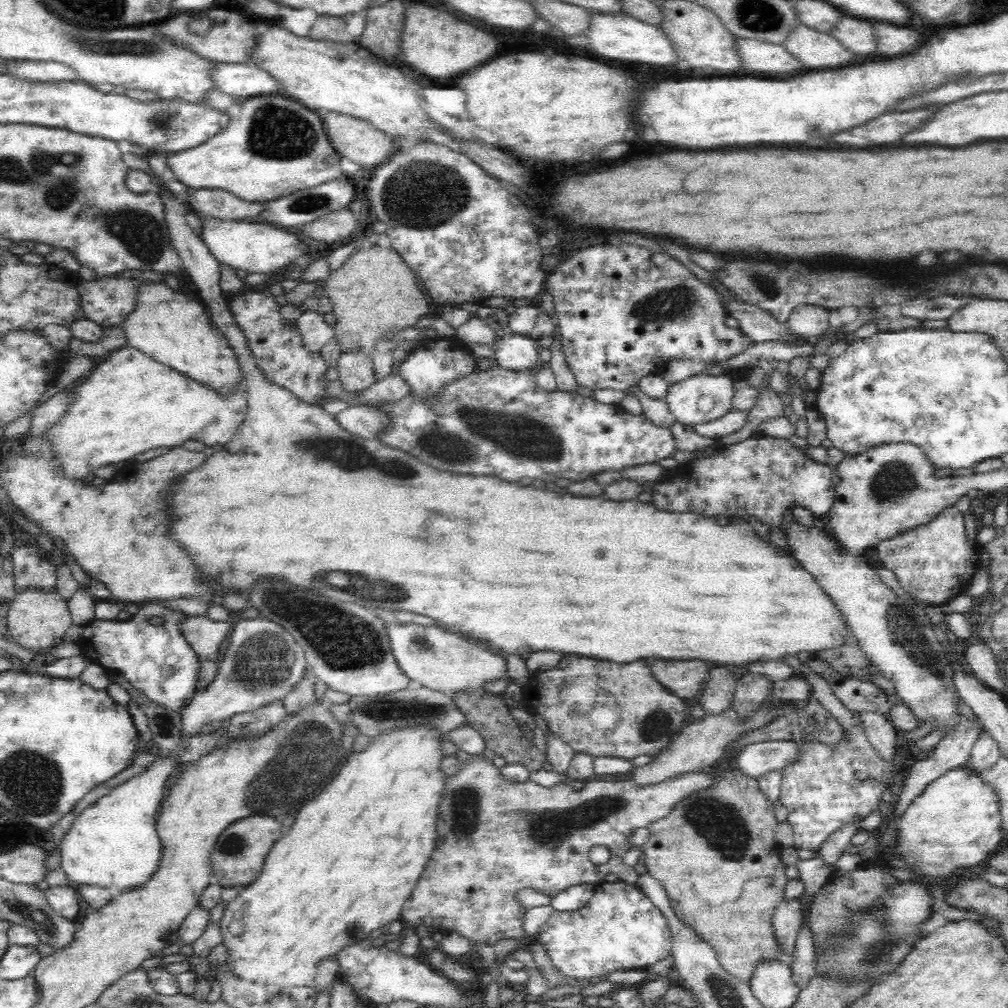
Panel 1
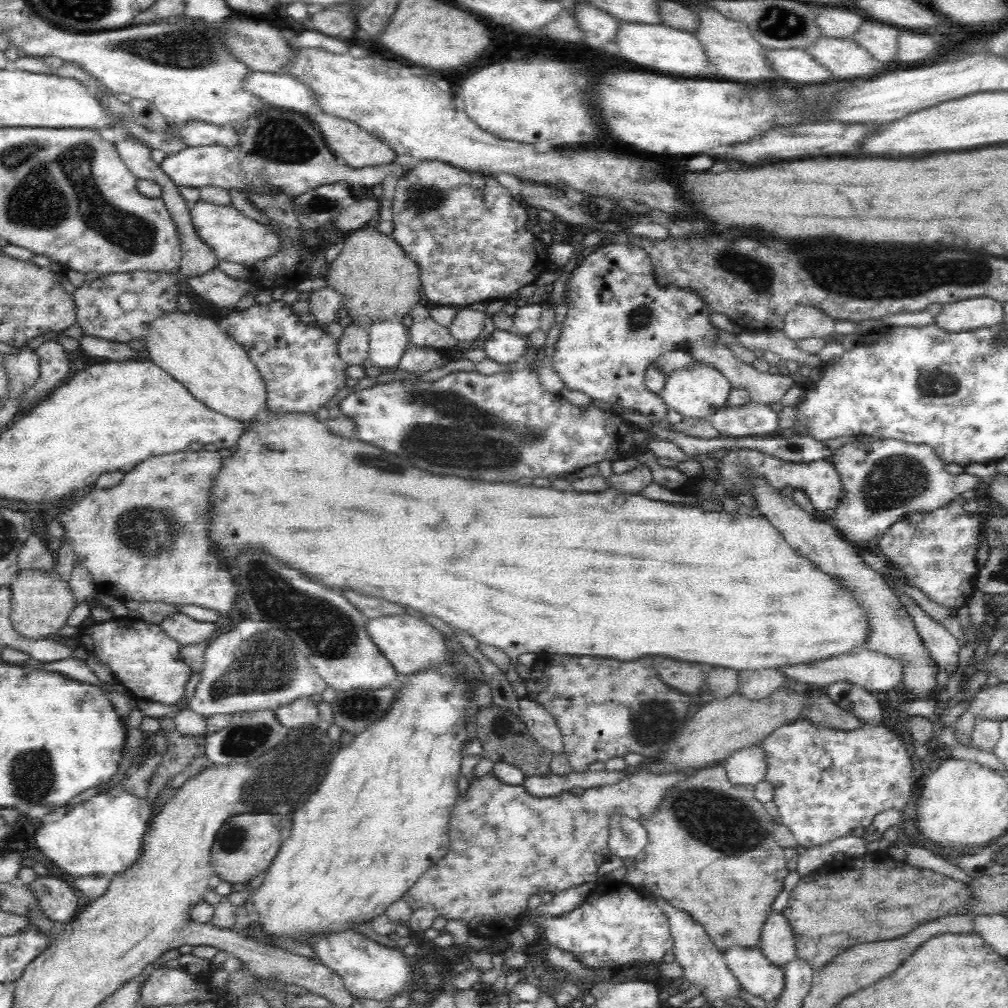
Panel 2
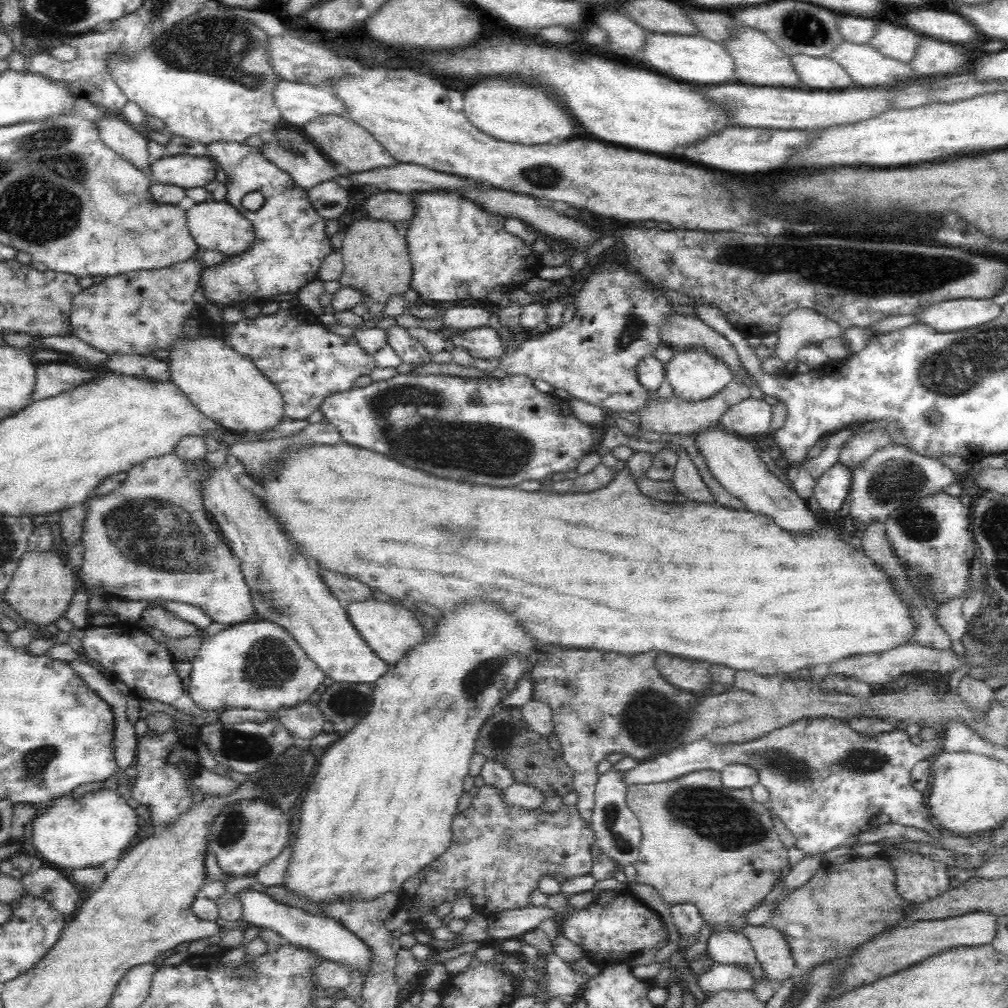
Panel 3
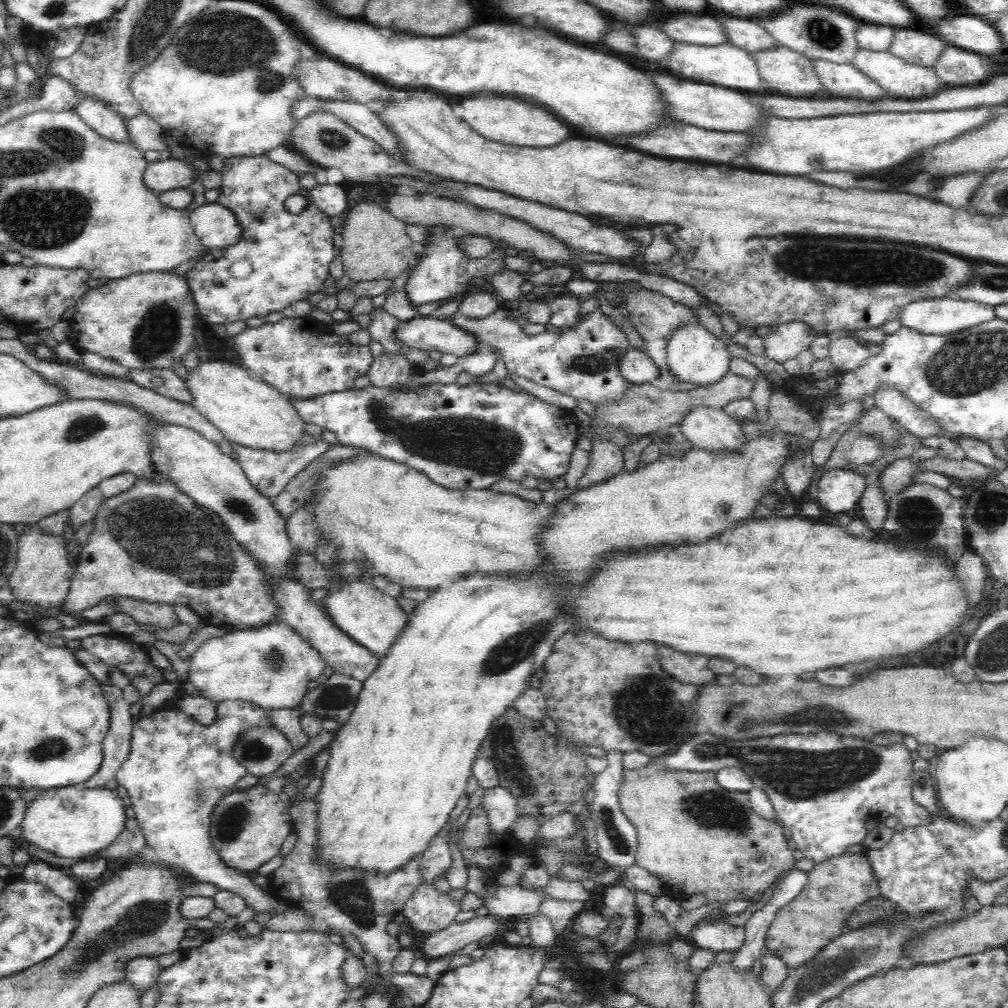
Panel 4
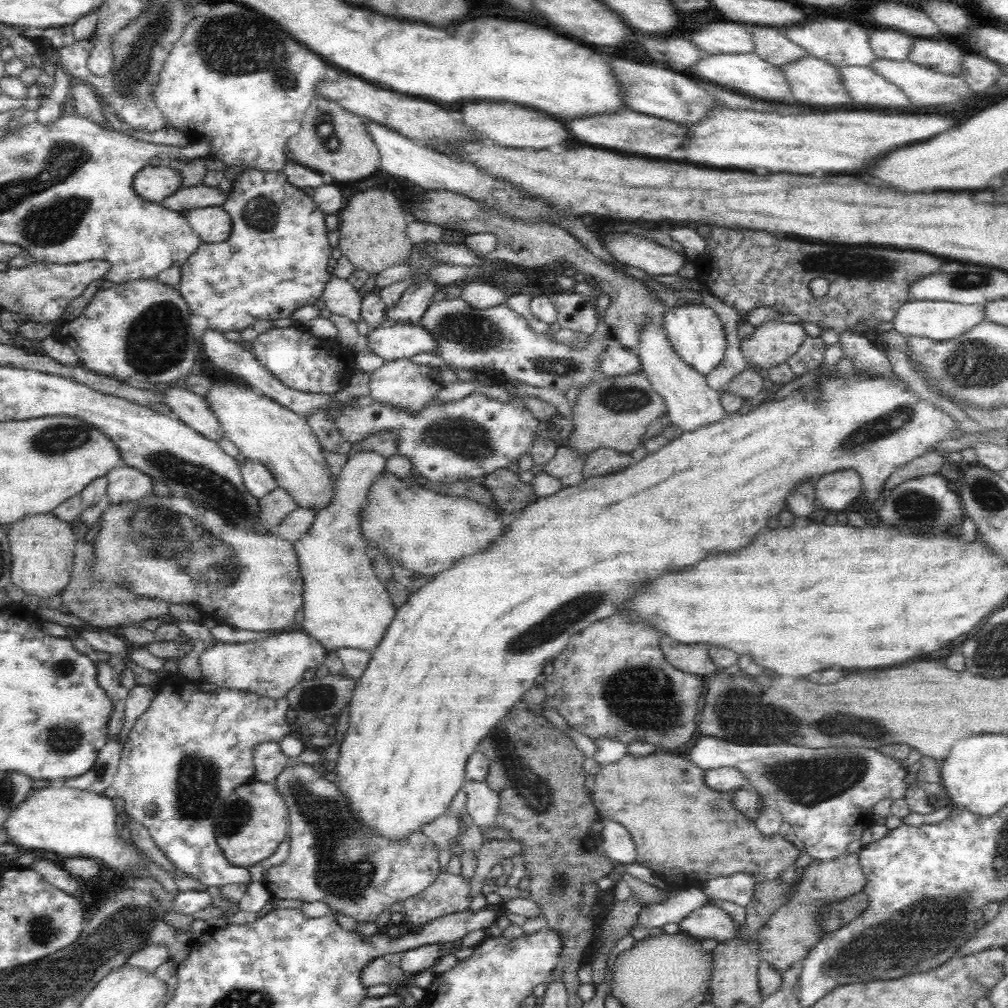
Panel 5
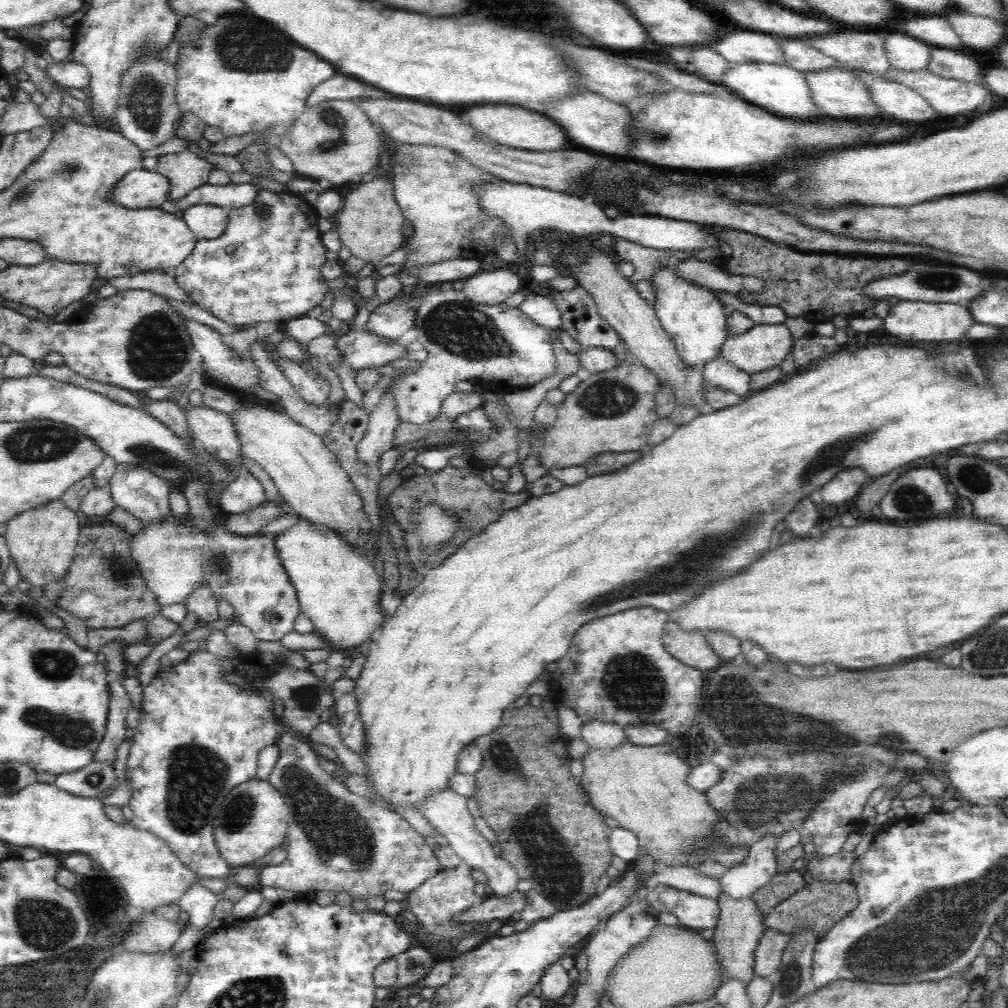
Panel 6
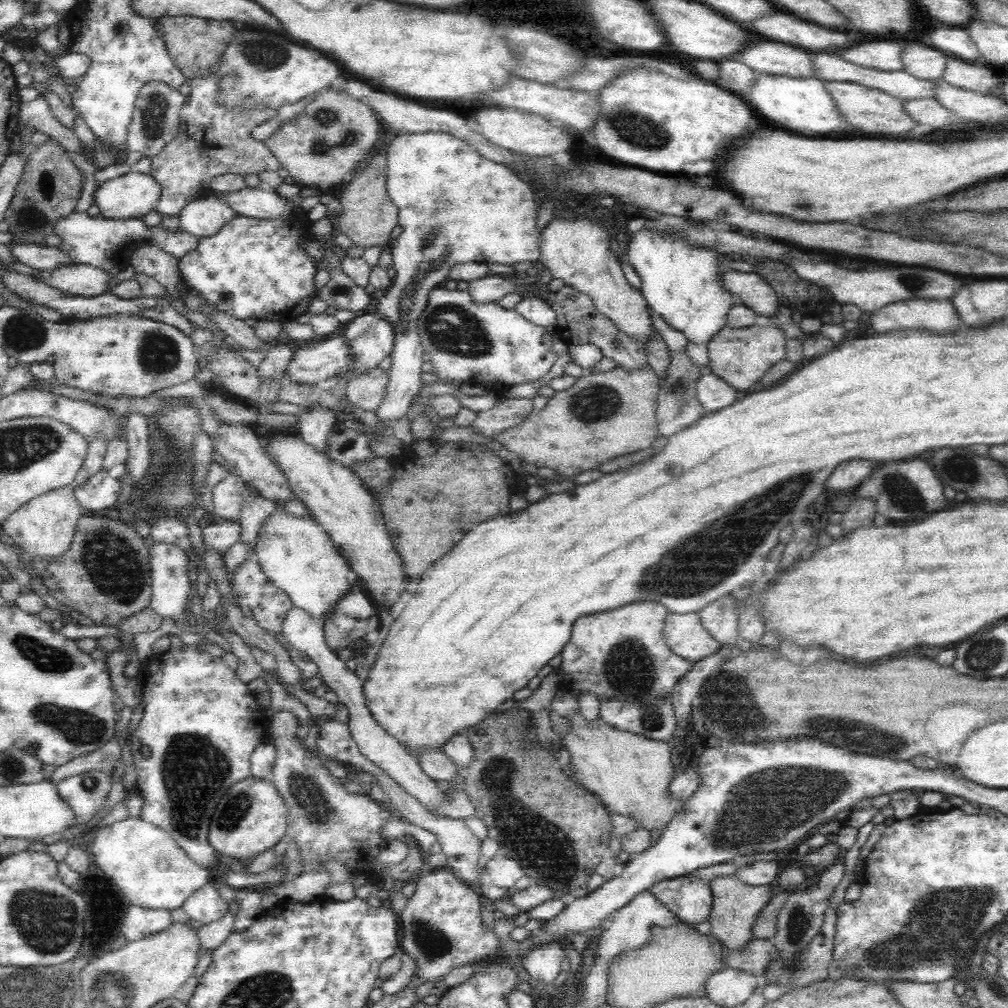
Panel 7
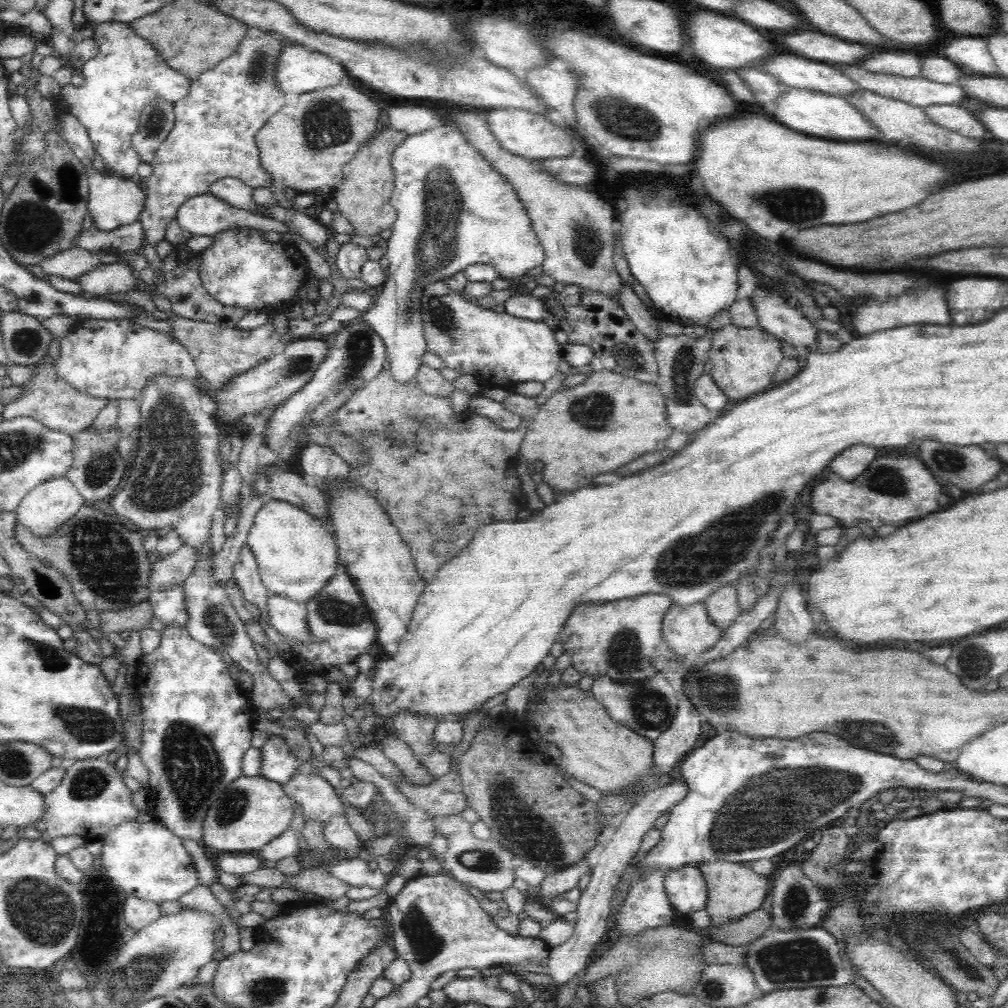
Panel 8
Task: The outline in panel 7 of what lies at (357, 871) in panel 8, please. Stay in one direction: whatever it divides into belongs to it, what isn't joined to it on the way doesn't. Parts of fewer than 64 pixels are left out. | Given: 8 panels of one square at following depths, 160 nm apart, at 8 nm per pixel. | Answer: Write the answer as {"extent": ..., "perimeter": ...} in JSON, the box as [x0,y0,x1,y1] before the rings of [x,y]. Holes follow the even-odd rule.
{"extent":[264,871,330,902],"perimeter":[[[328,871],[317,873],[304,873],[288,884],[280,883],[264,892],[272,892],[283,899],[291,898],[298,902],[310,902],[316,898],[322,898],[326,888],[330,886]]]}

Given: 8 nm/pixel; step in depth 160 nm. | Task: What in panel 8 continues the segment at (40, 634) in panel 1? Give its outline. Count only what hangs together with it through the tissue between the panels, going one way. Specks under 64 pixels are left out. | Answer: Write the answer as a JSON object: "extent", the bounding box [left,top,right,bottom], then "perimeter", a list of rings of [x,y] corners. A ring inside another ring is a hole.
{"extent":[14,476,85,539],"perimeter":[[[66,476],[53,478],[36,486],[22,499],[14,514],[16,524],[28,529],[28,533],[32,533],[38,539],[49,539],[55,537],[59,533],[60,527],[76,516],[82,506],[85,506],[84,499]]]}

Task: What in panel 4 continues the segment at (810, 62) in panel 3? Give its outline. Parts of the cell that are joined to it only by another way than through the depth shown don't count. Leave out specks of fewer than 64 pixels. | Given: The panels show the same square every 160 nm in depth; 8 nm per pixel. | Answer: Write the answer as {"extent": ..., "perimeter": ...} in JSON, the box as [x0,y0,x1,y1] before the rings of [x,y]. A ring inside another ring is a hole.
{"extent":[812,60,884,100],"perimeter":[[[812,60],[822,90],[838,98],[876,100],[884,96],[882,89],[858,72],[852,63],[836,64],[825,60]]]}

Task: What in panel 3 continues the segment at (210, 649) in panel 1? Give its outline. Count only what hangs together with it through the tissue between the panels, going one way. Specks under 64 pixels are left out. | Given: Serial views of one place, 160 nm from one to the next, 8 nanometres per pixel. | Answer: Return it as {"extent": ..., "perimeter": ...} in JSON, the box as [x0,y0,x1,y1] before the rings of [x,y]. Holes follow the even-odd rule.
{"extent":[142,606,202,640],"perimeter":[[[160,606],[148,607],[144,610],[142,619],[149,626],[161,630],[166,640],[202,636],[202,630],[199,627],[180,619]]]}

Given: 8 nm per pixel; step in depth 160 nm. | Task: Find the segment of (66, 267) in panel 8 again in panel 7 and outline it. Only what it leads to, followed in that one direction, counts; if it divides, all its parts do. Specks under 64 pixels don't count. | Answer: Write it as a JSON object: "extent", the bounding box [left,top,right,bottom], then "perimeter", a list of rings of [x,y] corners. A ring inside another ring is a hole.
{"extent":[10,243,75,271],"perimeter":[[[30,243],[10,244],[10,252],[16,262],[37,271],[53,270],[61,265],[75,264],[66,257],[63,250],[56,246]]]}

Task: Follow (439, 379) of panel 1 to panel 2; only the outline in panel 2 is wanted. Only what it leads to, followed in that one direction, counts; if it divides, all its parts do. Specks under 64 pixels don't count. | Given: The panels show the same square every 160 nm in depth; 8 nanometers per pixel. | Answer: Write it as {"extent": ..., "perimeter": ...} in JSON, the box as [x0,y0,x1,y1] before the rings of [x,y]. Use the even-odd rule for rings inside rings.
{"extent":[396,344,450,376],"perimeter":[[[409,344],[396,369],[422,376],[444,367],[448,362],[450,360],[439,351]]]}

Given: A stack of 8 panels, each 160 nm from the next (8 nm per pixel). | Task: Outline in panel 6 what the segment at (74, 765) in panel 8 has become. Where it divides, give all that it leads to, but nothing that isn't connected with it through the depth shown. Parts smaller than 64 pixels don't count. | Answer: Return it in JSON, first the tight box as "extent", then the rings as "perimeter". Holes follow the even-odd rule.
{"extent":[54,761,117,798],"perimeter":[[[92,761],[82,770],[58,775],[54,784],[69,794],[96,798],[105,789],[117,784],[116,772],[113,764]]]}

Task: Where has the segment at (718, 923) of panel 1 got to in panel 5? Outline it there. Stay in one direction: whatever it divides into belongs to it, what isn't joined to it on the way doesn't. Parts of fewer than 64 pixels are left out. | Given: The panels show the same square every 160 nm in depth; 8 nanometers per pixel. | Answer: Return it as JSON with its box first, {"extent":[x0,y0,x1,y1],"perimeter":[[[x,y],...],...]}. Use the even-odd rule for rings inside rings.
{"extent":[592,754,799,886],"perimeter":[[[652,754],[646,758],[631,758],[626,755],[622,760],[615,763],[601,764],[600,774],[596,776],[596,790],[592,796],[593,805],[597,808],[600,816],[609,816],[612,820],[619,822],[632,835],[635,848],[637,849],[636,863],[650,868],[650,870],[664,871],[667,874],[680,874],[686,880],[688,885],[702,886],[710,879],[721,876],[732,876],[733,874],[750,874],[754,877],[754,884],[759,882],[770,882],[780,878],[780,874],[794,866],[794,862],[799,858],[799,851],[791,842],[786,840],[780,832],[774,832],[770,836],[766,836],[759,831],[754,820],[749,818],[745,812],[738,810],[733,805],[733,800],[730,794],[722,793],[716,790],[711,790],[706,785],[706,772],[692,765],[690,761],[686,761],[684,756],[678,754]]]}

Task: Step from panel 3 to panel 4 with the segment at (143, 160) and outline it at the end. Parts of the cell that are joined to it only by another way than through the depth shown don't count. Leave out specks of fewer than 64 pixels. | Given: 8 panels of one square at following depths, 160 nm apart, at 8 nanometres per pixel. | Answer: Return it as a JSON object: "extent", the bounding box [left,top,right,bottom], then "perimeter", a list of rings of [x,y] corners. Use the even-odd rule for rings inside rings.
{"extent":[75,97,133,144],"perimeter":[[[87,97],[80,99],[75,111],[100,137],[133,144],[125,123],[126,119],[110,110],[104,103]]]}

